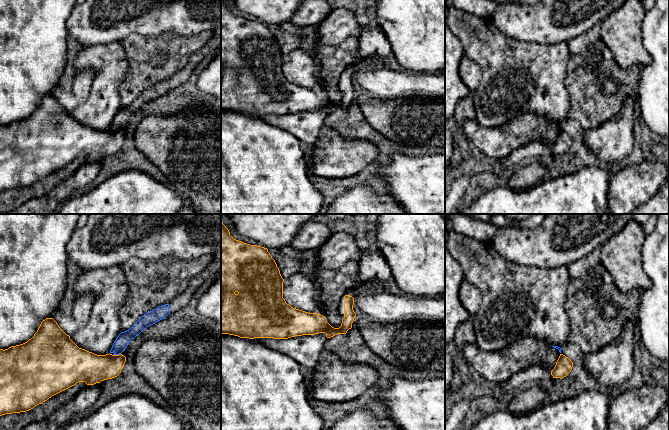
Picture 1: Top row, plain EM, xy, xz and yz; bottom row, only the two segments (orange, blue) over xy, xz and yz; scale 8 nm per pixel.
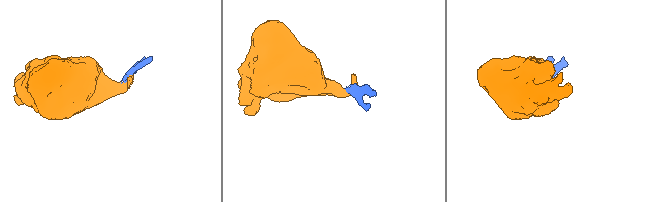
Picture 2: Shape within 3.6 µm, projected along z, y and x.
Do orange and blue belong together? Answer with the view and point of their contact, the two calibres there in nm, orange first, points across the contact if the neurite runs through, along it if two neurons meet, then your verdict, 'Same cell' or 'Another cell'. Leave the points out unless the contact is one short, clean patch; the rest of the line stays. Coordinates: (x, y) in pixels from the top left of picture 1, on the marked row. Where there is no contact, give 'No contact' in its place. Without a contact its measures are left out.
Touches orange at xy (116, 355). Thickness 240 nm (orange) against 110 nm. Boundary: xy (120, 353), (113, 355). Another cell

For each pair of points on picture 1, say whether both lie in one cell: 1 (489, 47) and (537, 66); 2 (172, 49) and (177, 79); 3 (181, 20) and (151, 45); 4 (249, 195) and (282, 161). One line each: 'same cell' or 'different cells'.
1: same cell
2: different cells
3: different cells
4: same cell

